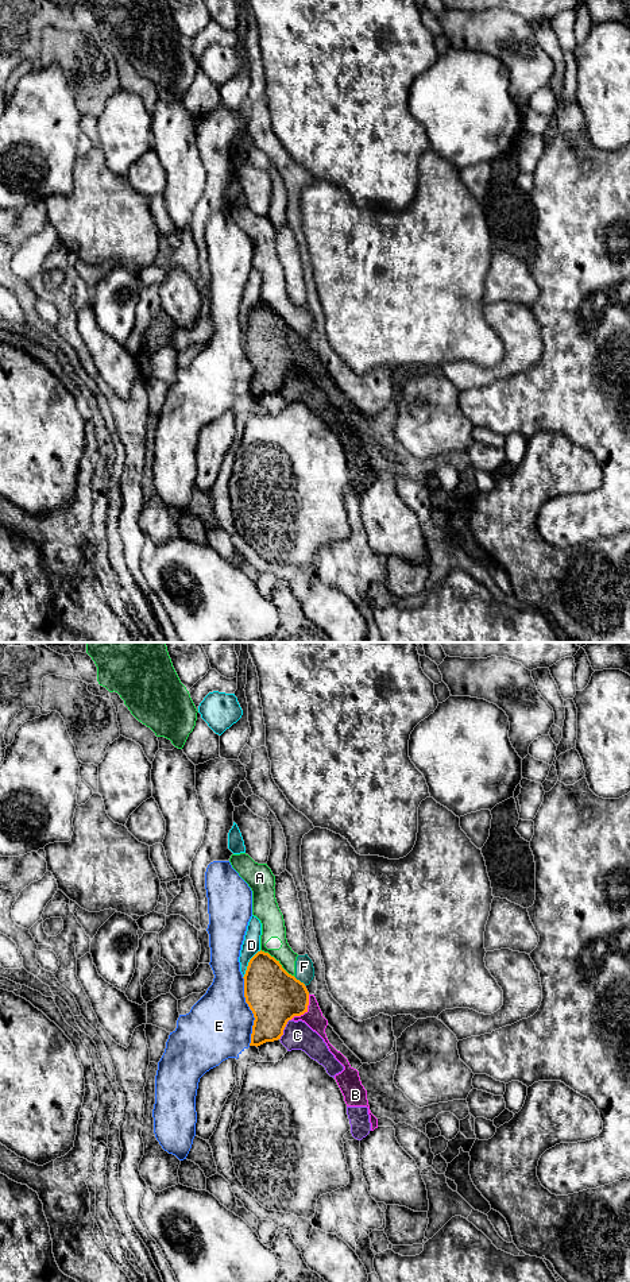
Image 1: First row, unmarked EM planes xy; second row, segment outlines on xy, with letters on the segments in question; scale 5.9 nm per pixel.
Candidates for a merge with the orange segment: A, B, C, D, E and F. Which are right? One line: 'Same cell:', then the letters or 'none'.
Same cell: none

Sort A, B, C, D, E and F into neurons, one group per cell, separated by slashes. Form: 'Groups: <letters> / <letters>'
Groups: A F / B C / D / E

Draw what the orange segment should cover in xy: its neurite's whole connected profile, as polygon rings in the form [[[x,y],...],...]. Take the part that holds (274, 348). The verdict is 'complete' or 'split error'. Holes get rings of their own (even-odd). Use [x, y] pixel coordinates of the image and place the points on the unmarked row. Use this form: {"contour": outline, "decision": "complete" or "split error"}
{"contour": [[[258,304],[244,327],[244,350],[254,366],[250,398],[281,391],[289,372],[308,364],[309,344],[268,305]]], "decision": "complete"}

